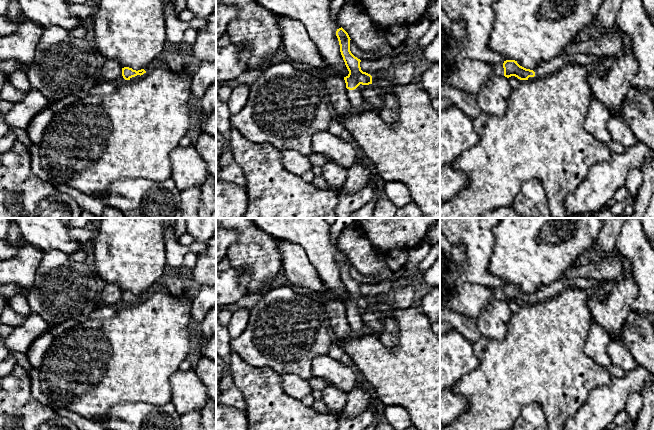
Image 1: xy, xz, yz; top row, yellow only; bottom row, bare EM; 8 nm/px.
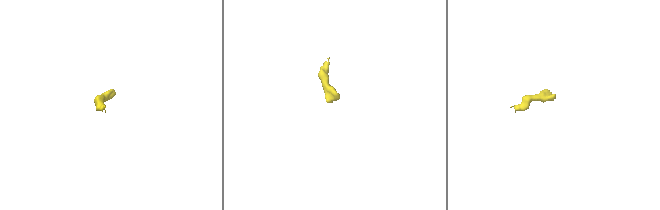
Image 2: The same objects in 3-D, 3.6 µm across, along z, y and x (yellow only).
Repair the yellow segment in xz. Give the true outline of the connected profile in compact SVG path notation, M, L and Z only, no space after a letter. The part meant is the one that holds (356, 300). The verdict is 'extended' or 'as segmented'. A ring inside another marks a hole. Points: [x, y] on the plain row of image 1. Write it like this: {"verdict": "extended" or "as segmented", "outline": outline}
{"verdict": "extended", "outline": "M341 251L337 253L336 260L340 269L340 276L349 295L344 301L348 324L353 335L360 335L365 331L363 316L359 309L372 308L372 300L363 296L360 291L361 284L355 281L350 275L350 261L348 257Z"}

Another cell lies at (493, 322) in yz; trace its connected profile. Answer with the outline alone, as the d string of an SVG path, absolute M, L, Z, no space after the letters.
M493 298L476 319L476 324L482 336L504 340L512 315L507 301Z

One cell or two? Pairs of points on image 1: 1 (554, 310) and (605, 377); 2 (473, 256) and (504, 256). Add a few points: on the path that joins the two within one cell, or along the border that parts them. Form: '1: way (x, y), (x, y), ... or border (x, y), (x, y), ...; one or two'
1: way (554, 329), (554, 335), (586, 367); one
2: border (493, 233), (489, 270), (500, 278); two

